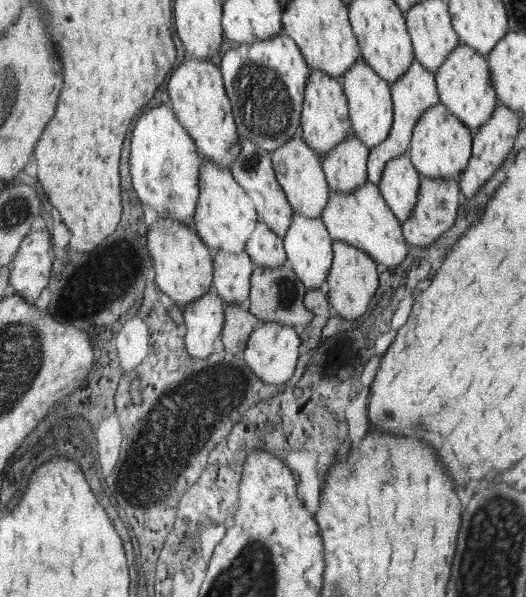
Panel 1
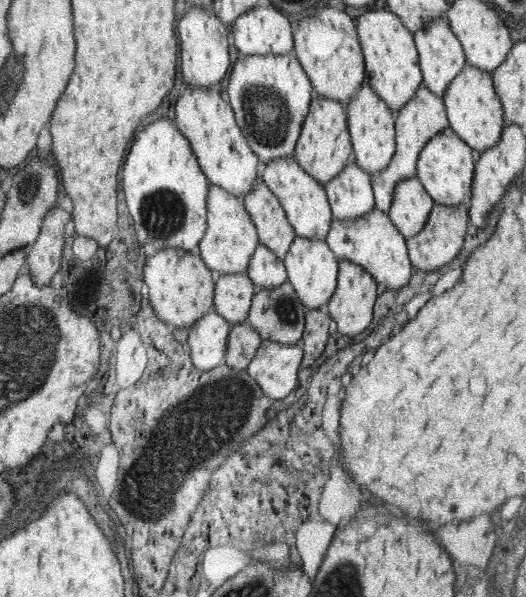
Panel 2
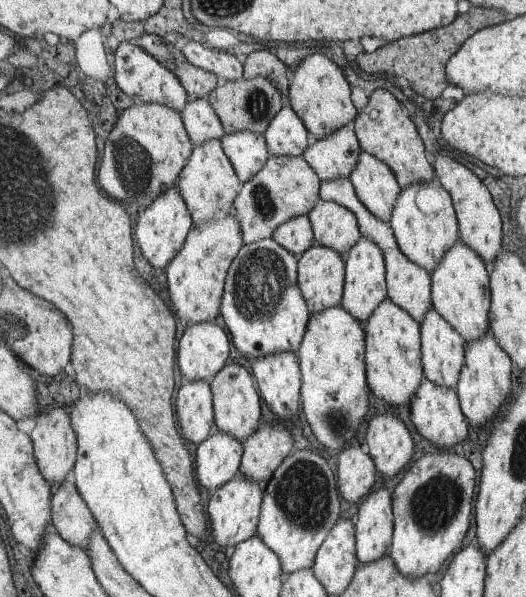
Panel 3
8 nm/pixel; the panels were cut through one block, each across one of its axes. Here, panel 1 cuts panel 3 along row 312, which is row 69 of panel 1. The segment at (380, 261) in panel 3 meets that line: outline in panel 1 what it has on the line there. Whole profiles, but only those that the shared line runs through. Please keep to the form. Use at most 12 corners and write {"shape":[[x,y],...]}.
{"shape":[[364,60],[340,78],[354,134],[372,150],[393,128],[390,85]]}

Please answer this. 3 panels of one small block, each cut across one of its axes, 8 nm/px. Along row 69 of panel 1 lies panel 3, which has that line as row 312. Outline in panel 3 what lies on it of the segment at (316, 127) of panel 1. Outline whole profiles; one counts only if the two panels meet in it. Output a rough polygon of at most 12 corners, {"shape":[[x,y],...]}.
{"shape":[[314,243],[298,280],[313,314],[342,302],[344,260]]}

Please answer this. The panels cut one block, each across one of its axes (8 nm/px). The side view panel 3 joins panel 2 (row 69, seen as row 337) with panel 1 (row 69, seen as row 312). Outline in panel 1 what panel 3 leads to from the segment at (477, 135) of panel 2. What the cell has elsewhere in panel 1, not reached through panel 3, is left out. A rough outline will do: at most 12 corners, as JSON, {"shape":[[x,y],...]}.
{"shape":[[460,44],[435,73],[472,134],[496,108],[488,63]]}

